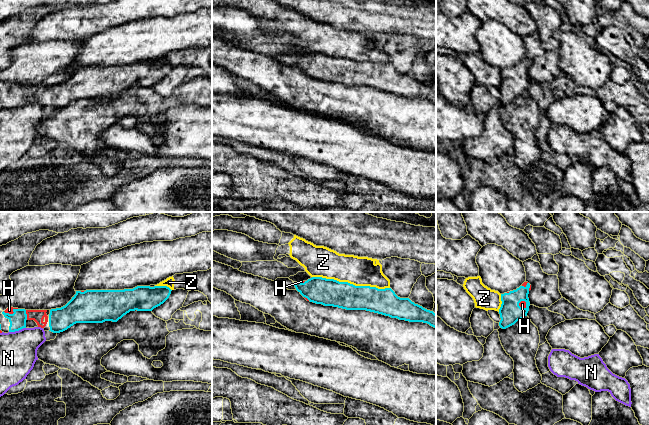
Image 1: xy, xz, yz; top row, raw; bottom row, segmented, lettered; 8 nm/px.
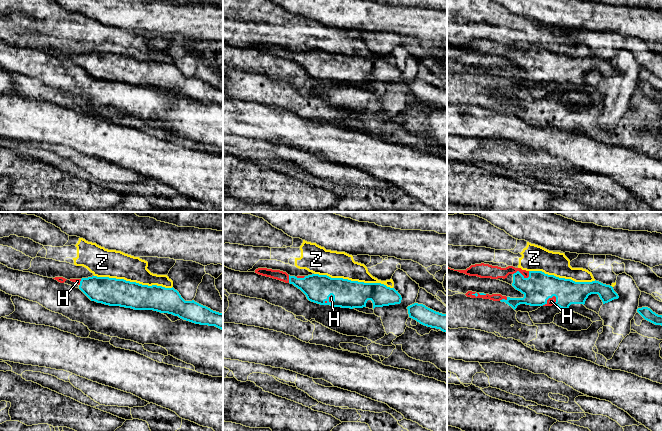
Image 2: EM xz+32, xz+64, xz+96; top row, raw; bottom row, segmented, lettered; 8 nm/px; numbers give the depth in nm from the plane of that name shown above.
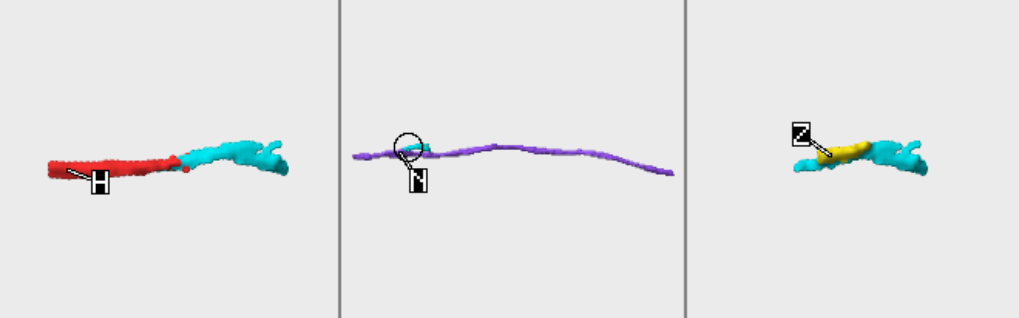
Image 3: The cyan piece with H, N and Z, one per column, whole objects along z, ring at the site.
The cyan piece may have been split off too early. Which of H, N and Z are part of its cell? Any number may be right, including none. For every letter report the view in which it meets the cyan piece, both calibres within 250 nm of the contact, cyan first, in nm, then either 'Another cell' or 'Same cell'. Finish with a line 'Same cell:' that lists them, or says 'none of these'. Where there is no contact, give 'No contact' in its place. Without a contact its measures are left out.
H: Touches cyan in xy. Thickness 130 nm (cyan) against 100 nm. Same cell
N: Touches cyan in xy. Thickness 130 nm (cyan) against 300 nm. Another cell
Z: Touches cyan in xz. Thickness 220 nm (cyan) against 240 nm. Another cell
Same cell: H

